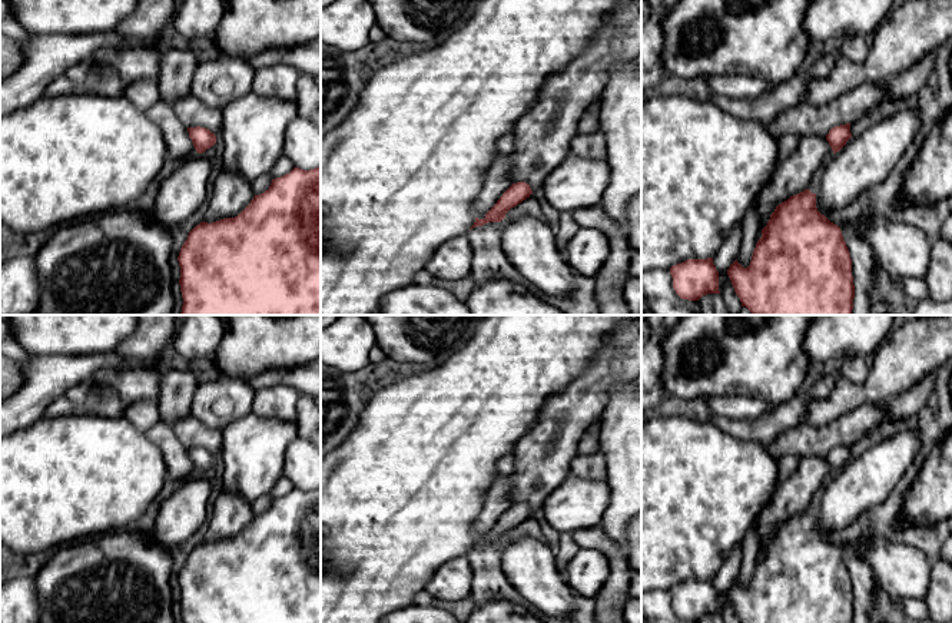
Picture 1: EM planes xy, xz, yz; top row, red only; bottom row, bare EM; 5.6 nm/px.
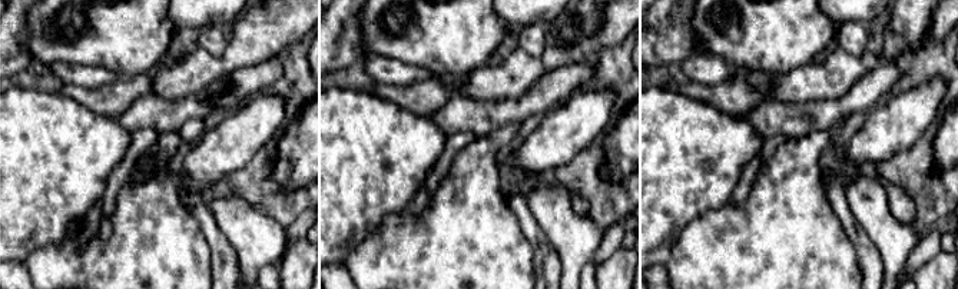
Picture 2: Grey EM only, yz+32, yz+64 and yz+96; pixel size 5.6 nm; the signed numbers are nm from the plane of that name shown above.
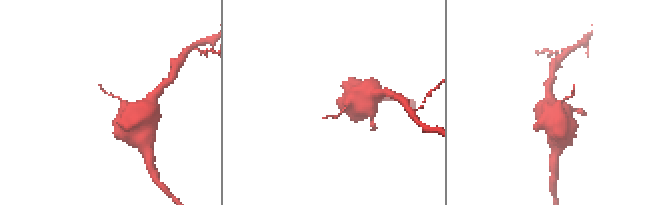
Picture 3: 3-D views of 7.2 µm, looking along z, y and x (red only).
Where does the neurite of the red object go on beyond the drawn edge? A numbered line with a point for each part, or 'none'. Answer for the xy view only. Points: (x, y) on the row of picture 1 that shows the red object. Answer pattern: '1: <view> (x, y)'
none

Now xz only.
none

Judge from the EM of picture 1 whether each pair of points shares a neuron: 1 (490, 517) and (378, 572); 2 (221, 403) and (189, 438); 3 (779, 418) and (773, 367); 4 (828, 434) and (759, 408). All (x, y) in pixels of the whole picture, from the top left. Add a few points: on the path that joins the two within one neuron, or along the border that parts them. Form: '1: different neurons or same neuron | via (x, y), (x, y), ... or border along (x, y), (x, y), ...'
1: different neurons | border along (486, 494), (473, 523), (476, 536)
2: same neuron | via (212, 411), (193, 430)
3: different neurons | border along (798, 393), (789, 400), (773, 406)
4: different neurons | border along (773, 406), (756, 417), (733, 420)

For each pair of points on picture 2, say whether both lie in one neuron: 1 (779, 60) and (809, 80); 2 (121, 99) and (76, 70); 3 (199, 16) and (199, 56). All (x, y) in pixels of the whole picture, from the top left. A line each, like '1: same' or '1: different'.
1: different
2: different
3: different

